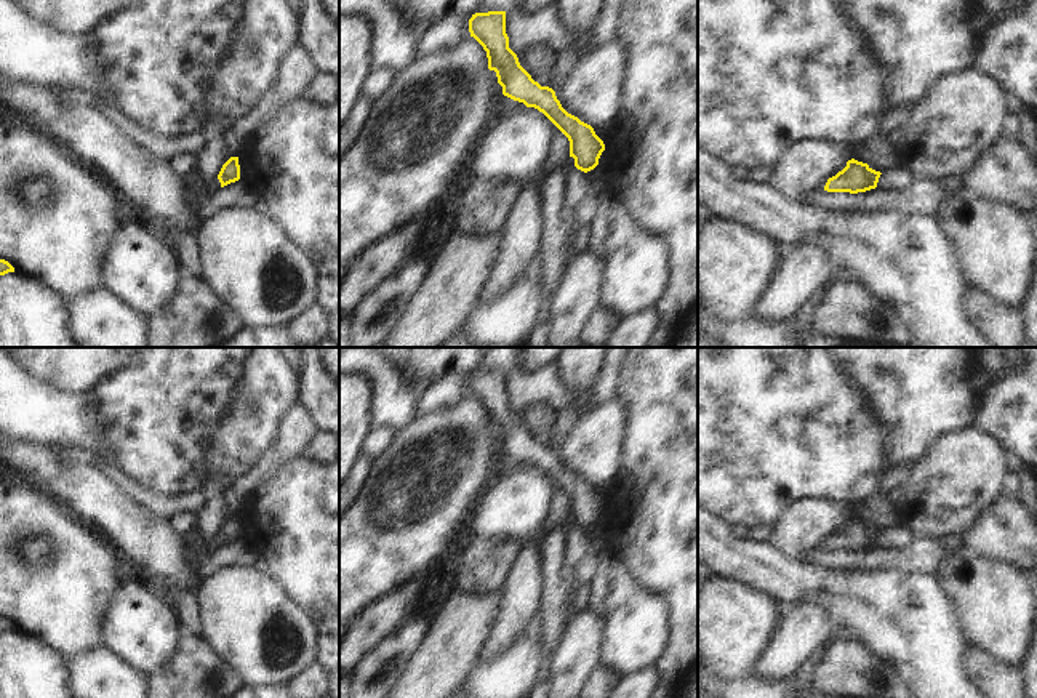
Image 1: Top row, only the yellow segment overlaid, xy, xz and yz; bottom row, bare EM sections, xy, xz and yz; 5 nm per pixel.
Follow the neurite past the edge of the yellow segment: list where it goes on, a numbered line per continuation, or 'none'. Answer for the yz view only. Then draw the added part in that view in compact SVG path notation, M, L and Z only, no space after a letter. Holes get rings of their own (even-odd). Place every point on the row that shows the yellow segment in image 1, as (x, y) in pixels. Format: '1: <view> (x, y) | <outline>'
none

